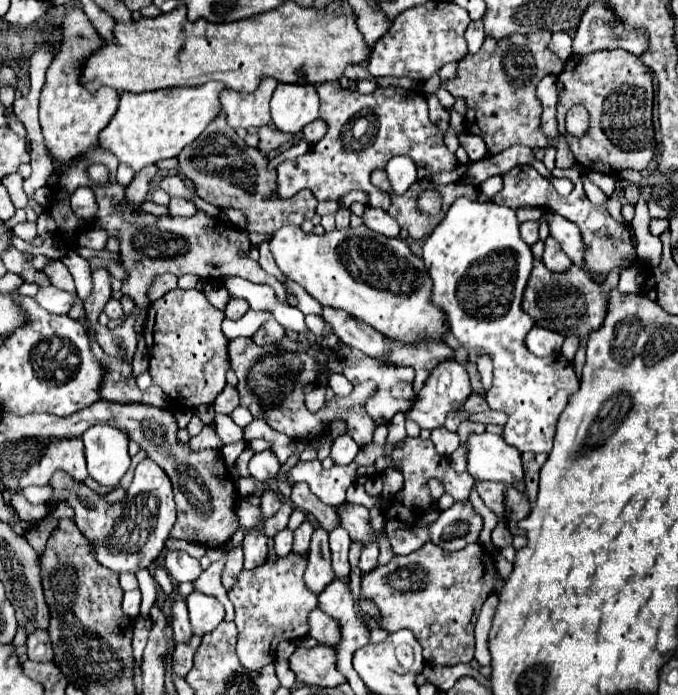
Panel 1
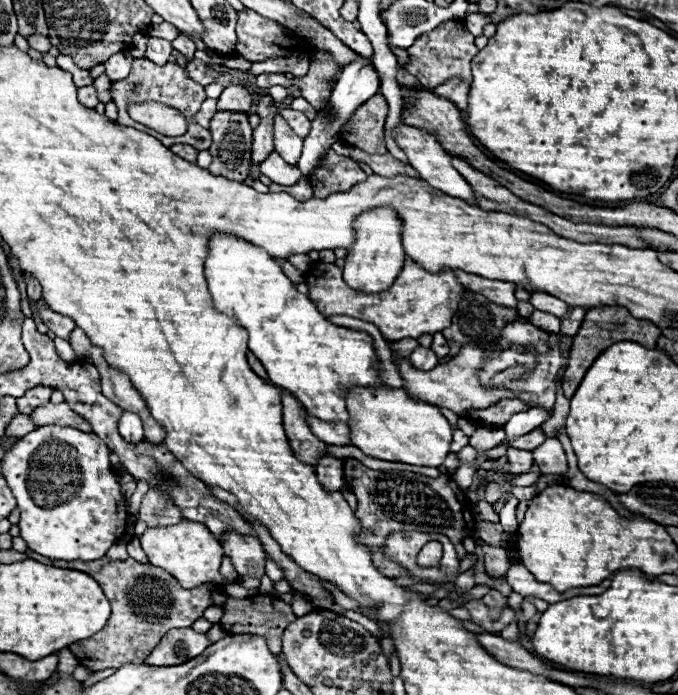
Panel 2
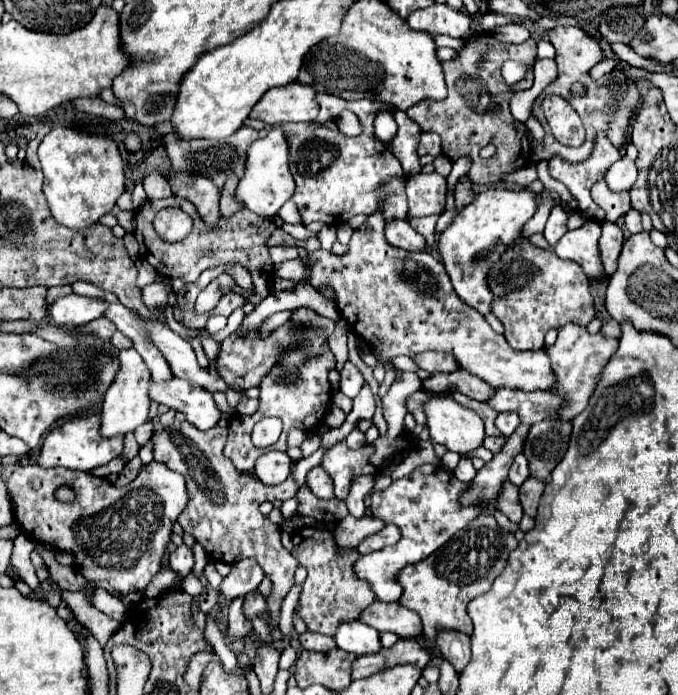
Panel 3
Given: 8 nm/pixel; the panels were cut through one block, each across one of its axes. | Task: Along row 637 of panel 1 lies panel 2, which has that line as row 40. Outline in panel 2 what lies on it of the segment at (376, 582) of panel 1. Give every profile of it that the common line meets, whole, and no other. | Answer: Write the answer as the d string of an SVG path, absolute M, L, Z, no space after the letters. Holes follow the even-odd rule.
M456 20L444 22L438 28L434 28L432 32L418 36L418 40L406 52L408 52L410 60L404 68L418 78L422 88L430 90L430 88L440 86L444 80L452 80L452 78L460 78L468 84L472 82L470 62L478 54L478 48L474 46L474 36L468 30L464 30L460 26L460 22L456 22Z

